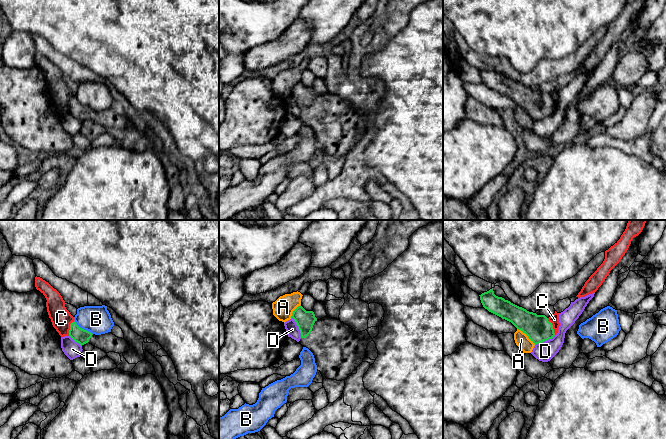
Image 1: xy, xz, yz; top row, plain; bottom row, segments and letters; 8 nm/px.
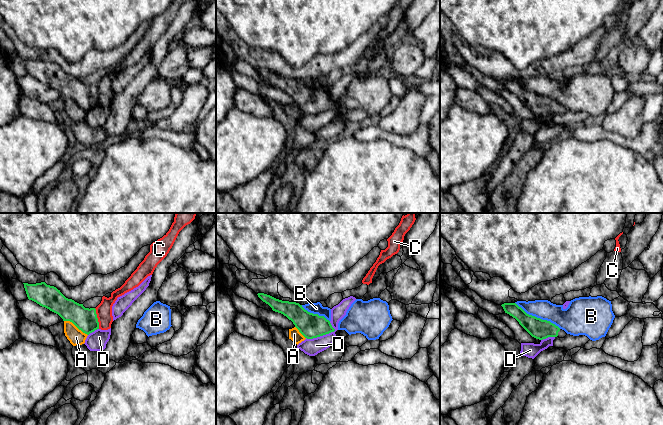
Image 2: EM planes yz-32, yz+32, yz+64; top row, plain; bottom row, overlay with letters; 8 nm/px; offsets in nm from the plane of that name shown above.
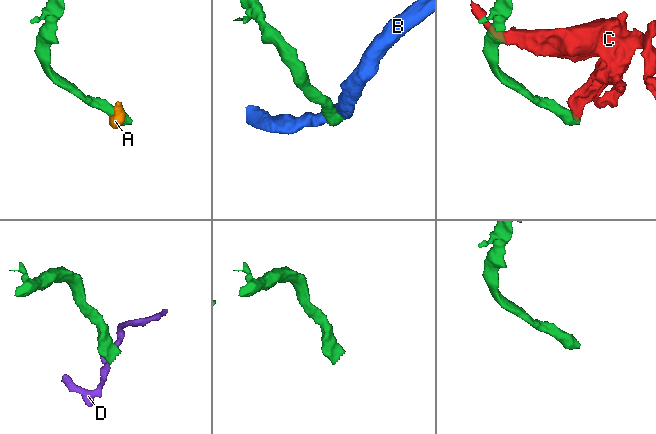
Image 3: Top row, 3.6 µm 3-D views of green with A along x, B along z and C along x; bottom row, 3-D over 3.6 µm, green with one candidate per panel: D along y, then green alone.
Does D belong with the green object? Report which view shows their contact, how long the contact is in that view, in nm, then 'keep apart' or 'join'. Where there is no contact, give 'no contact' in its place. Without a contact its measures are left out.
xz | 190 nm | keep apart

